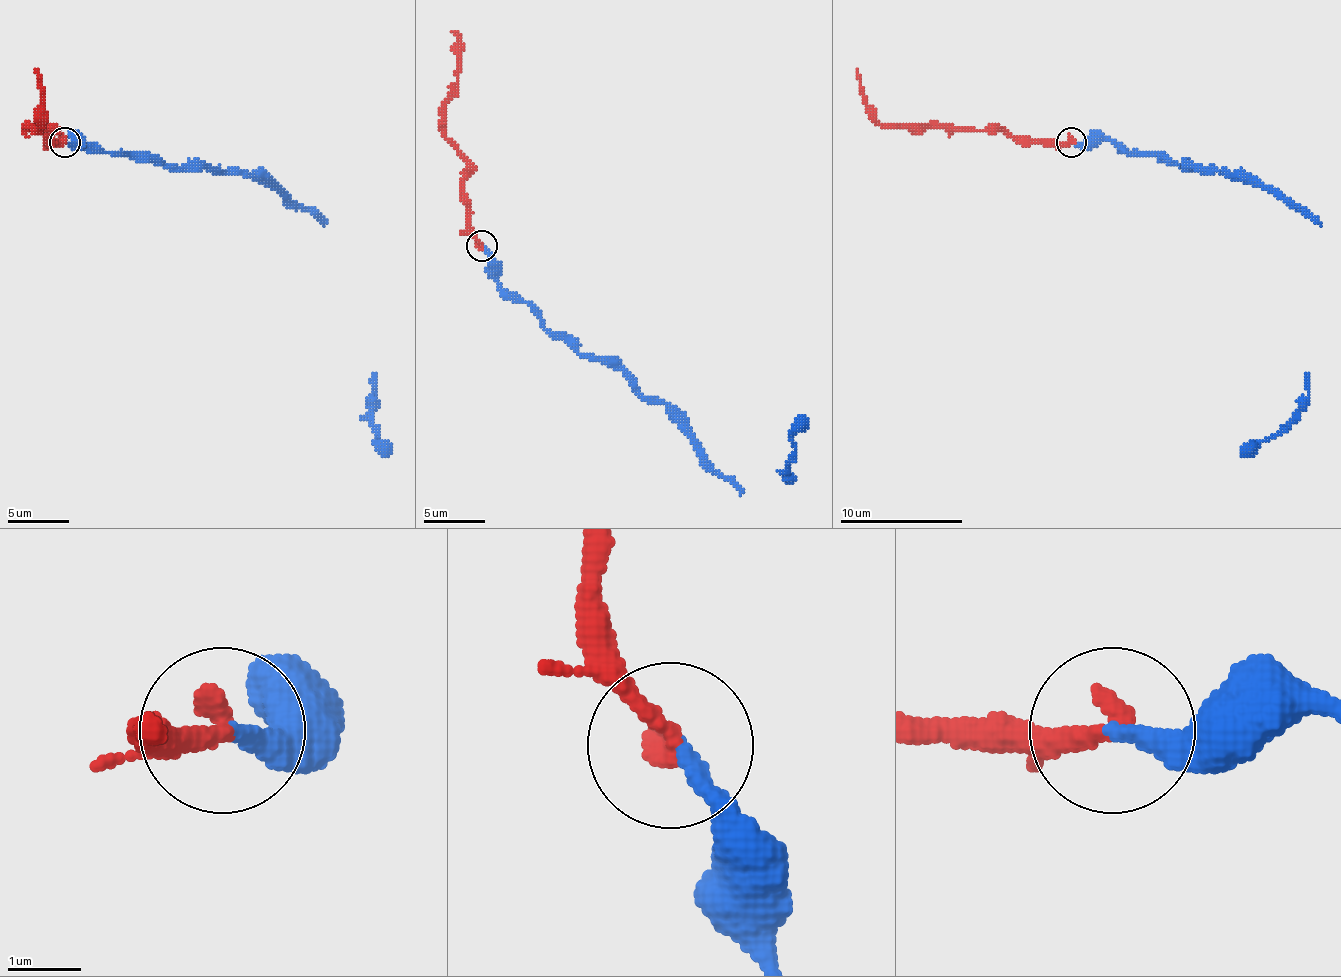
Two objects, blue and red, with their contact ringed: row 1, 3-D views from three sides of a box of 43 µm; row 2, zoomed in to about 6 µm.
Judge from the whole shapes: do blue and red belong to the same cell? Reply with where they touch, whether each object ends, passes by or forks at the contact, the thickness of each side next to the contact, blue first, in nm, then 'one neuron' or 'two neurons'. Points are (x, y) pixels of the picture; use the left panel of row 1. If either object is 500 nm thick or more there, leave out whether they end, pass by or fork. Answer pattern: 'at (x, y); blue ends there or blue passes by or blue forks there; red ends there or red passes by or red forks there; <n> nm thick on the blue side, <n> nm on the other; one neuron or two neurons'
at (65, 142); blue ends there; red ends there; 240 nm thick on the blue side, 340 nm on the other; one neuron

